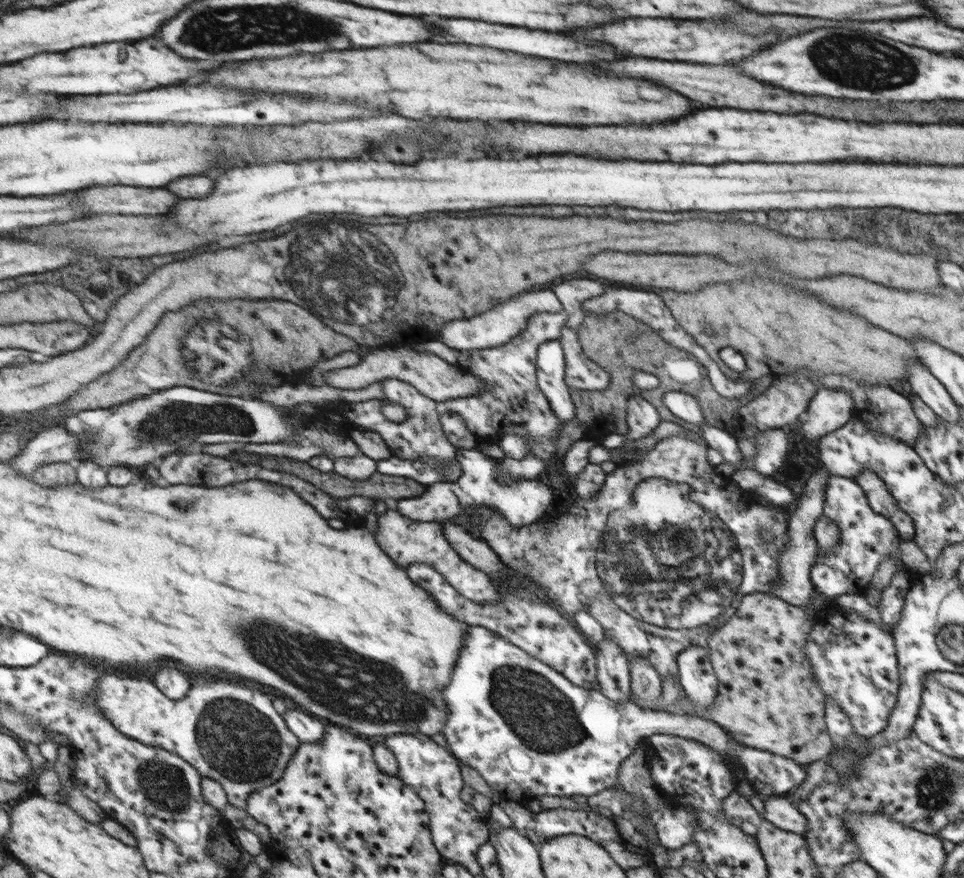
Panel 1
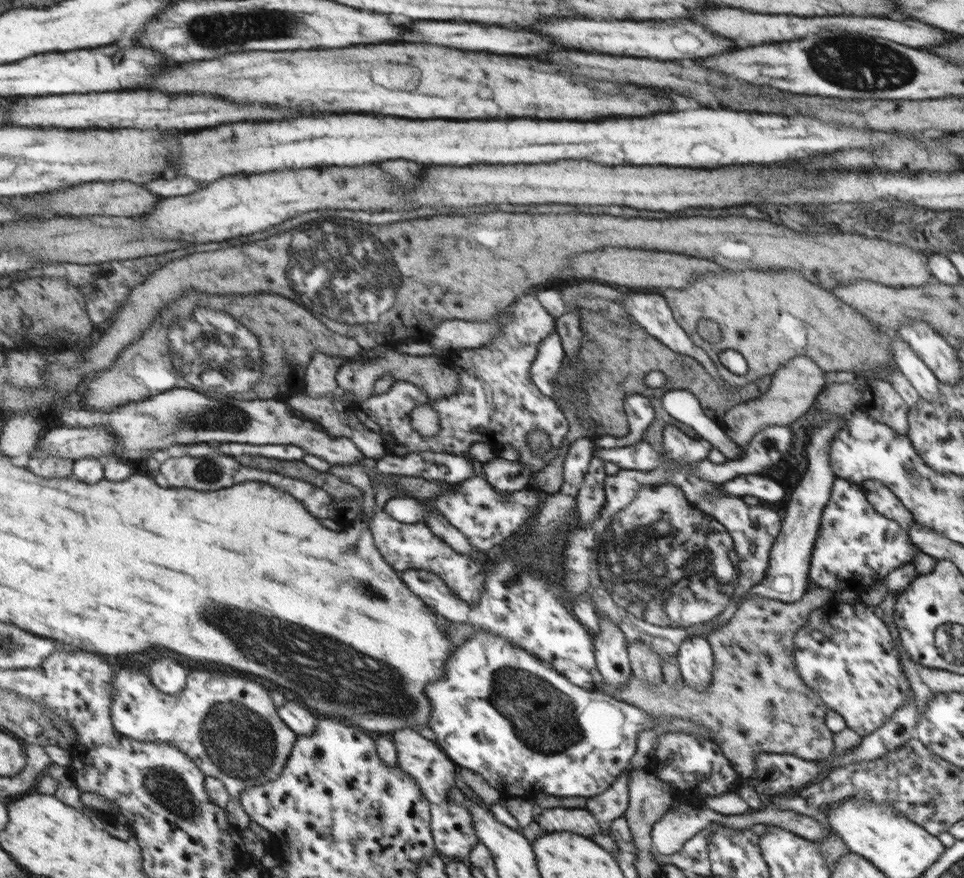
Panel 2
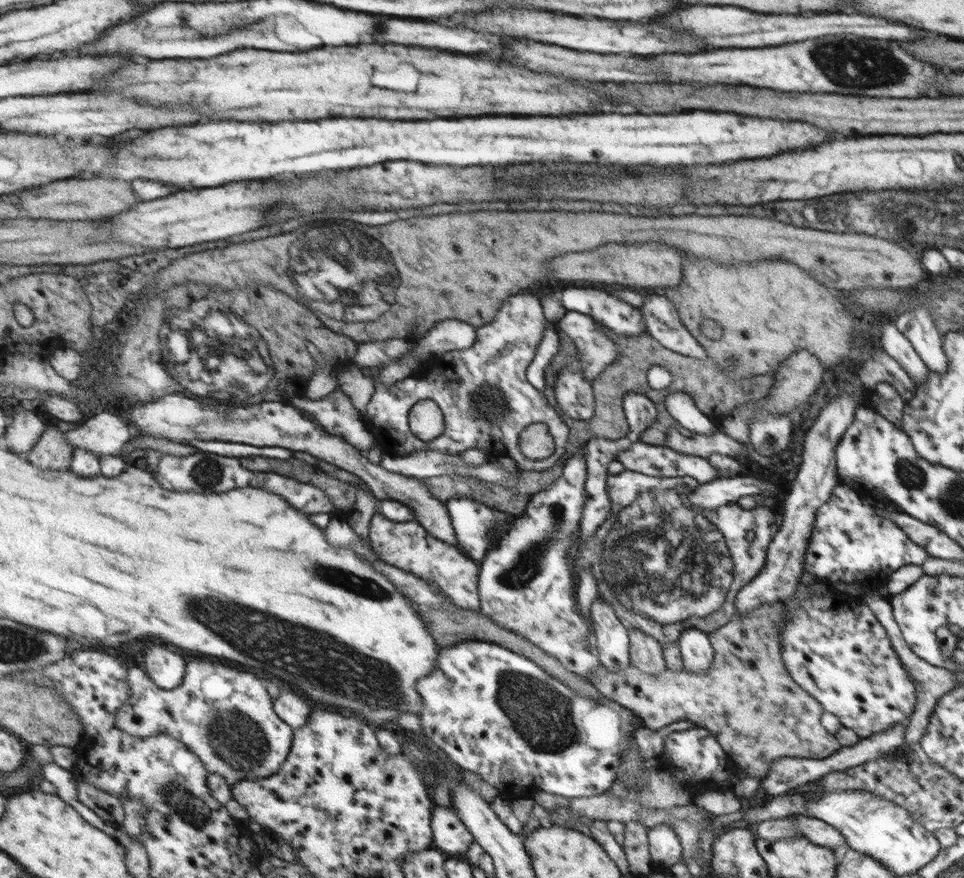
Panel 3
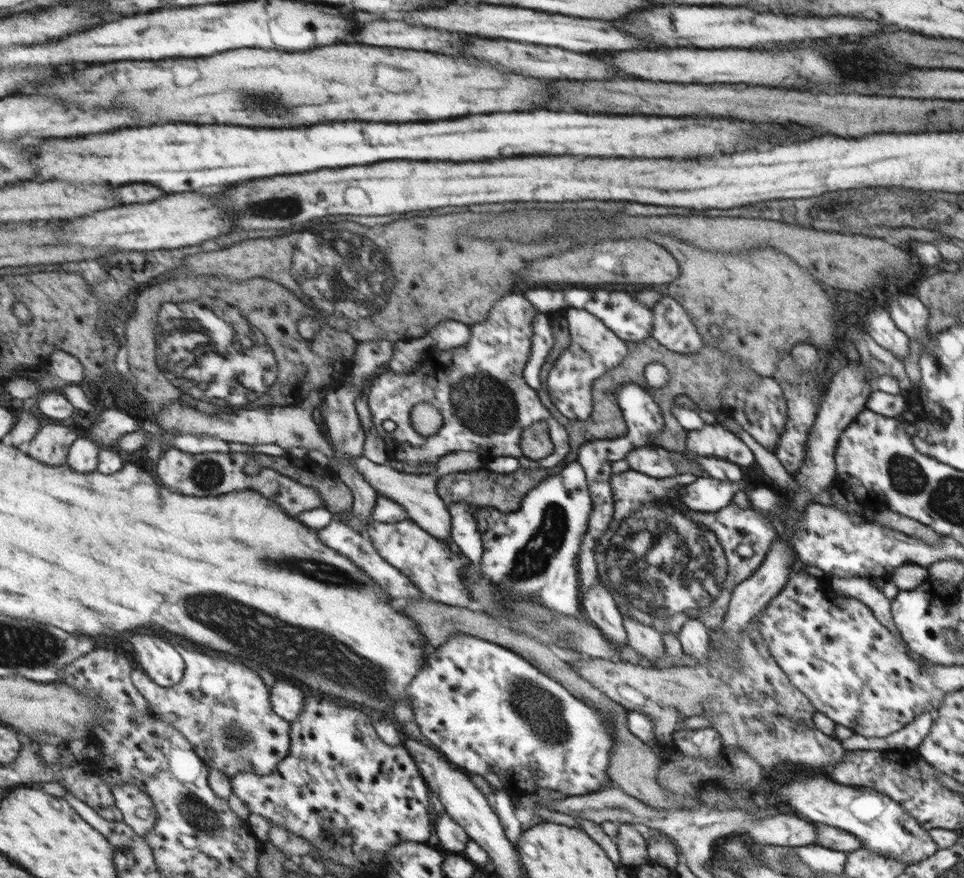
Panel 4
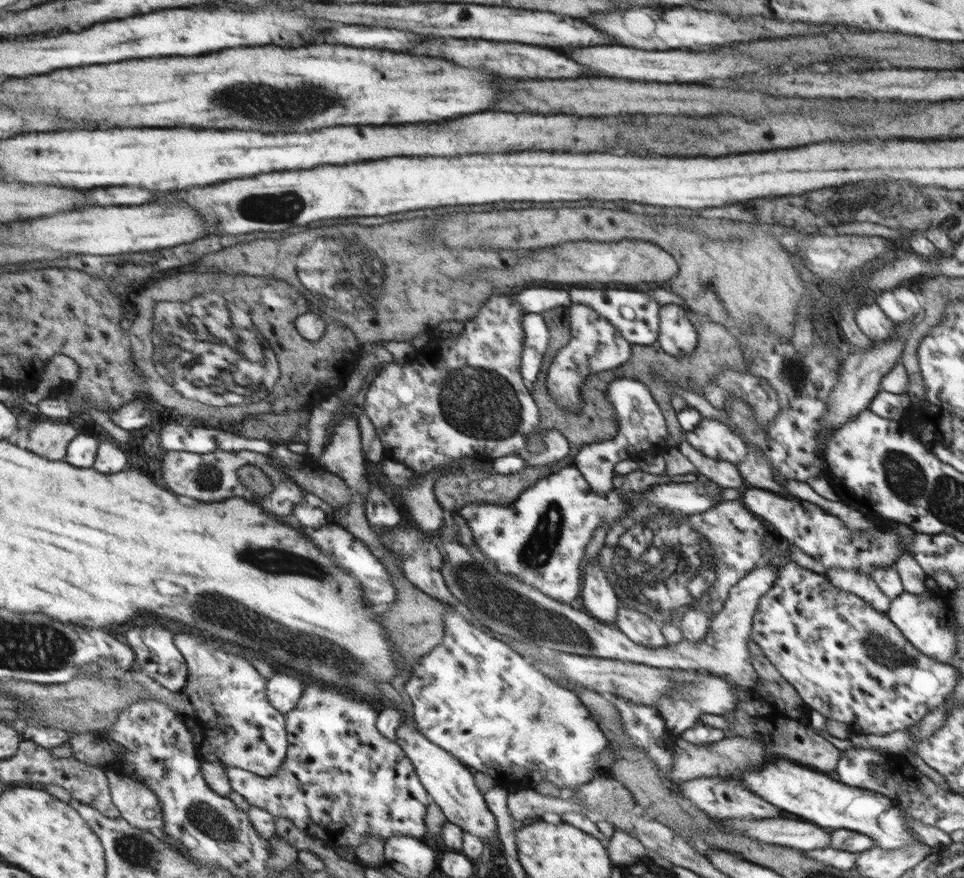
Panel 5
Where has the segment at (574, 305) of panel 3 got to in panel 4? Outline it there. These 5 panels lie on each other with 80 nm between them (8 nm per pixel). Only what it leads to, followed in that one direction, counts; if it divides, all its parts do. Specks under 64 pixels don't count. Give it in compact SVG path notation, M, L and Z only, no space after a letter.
M571 288L563 292L566 308L586 310L598 318L617 338L629 343L638 343L651 337L652 318L650 308L634 301L630 294L625 292L605 292L605 290L581 290Z

